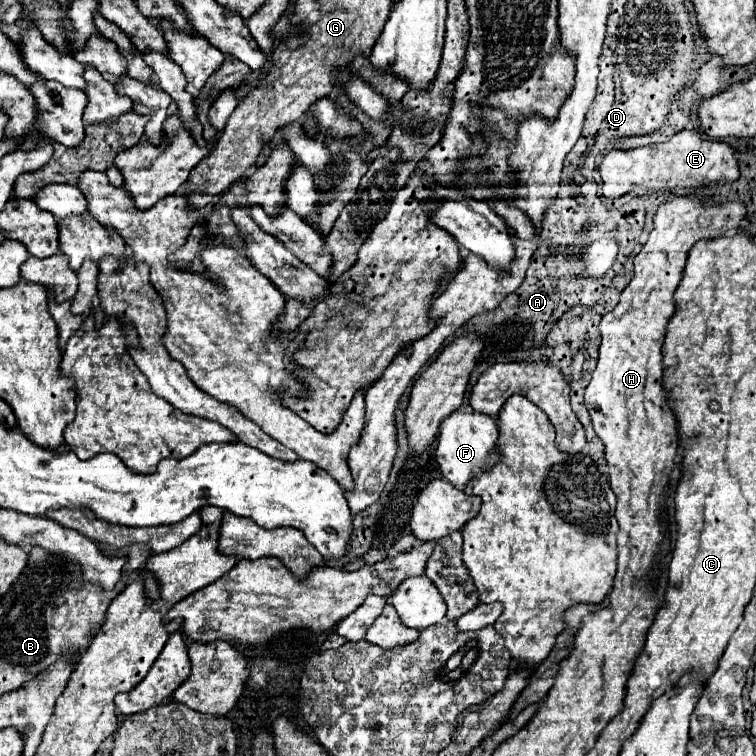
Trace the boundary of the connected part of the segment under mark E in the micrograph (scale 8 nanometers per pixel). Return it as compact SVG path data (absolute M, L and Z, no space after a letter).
M680 130L670 140L654 144L652 148L632 148L632 150L612 150L604 156L600 164L602 192L608 198L618 198L636 188L652 192L698 192L702 184L718 180L736 180L738 178L738 160L736 150L722 140L702 138L696 130Z

